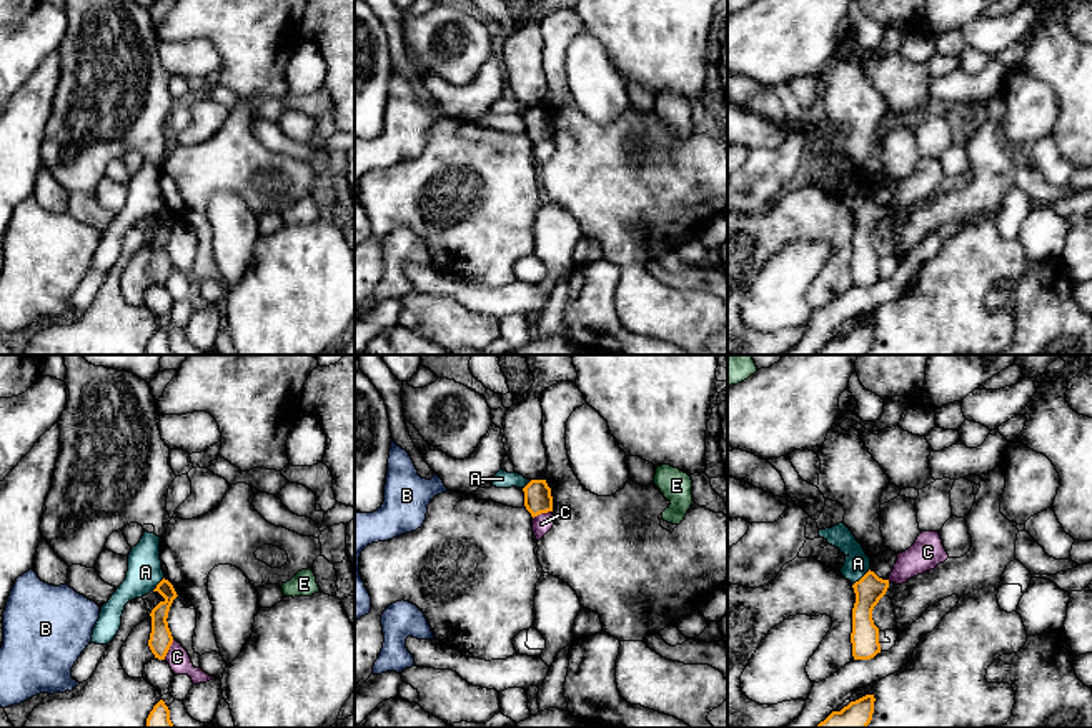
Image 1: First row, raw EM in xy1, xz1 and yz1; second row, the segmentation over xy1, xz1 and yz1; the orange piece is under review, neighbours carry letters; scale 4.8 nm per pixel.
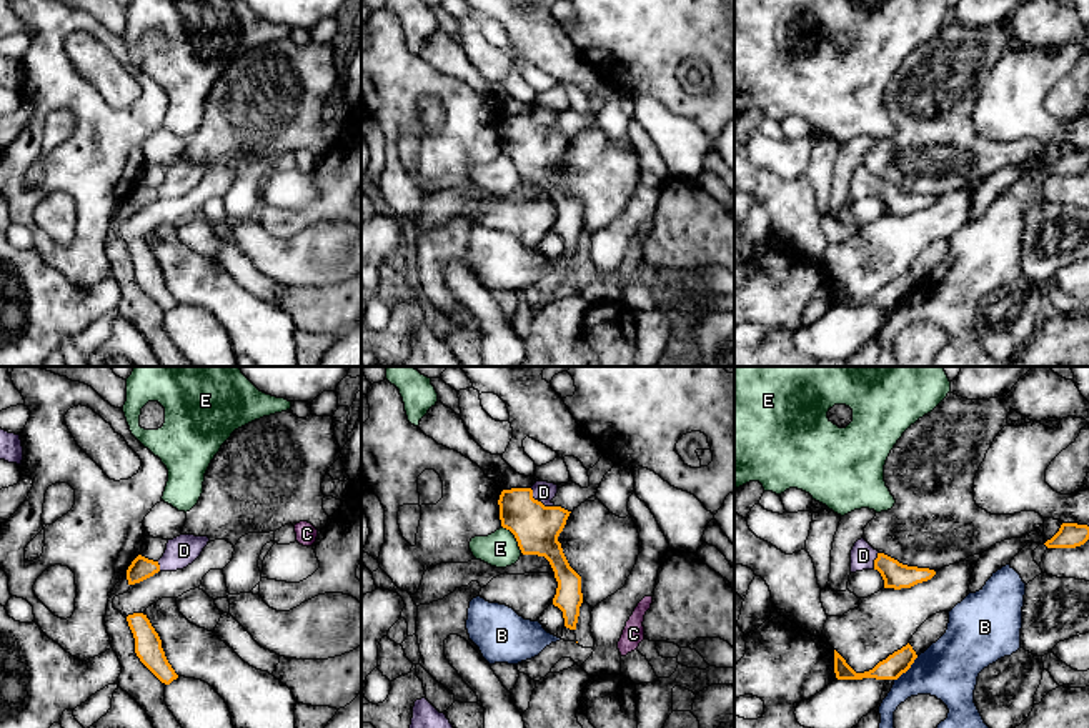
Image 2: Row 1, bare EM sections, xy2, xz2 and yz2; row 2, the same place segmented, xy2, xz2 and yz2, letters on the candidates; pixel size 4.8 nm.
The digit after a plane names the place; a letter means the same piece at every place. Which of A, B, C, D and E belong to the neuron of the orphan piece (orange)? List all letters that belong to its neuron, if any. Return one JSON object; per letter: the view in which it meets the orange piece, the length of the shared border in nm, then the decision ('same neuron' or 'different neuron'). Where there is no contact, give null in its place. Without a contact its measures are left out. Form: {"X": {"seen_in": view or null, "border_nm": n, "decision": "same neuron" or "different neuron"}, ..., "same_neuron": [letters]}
{"A": {"seen_in": "yz1", "border_nm": 120, "decision": "different neuron"}, "B": {"seen_in": "yz2", "border_nm": 170, "decision": "different neuron"}, "C": {"seen_in": "xy1", "border_nm": 110, "decision": "different neuron"}, "D": {"seen_in": "xz2", "border_nm": 140, "decision": "same neuron"}, "E": {"seen_in": "xz2", "border_nm": 170, "decision": "different neuron"}, "same_neuron": ["D"]}

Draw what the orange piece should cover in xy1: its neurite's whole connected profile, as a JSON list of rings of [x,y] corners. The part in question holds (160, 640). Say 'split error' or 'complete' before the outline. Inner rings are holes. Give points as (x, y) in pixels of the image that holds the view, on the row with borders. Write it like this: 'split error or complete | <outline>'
complete | [[[161,580],[153,591],[158,591],[165,600],[160,601],[150,613],[151,616],[151,633],[148,640],[148,646],[155,658],[165,660],[171,643],[173,636],[168,628],[168,611],[173,603],[173,600],[178,596],[173,585],[168,580]]]

